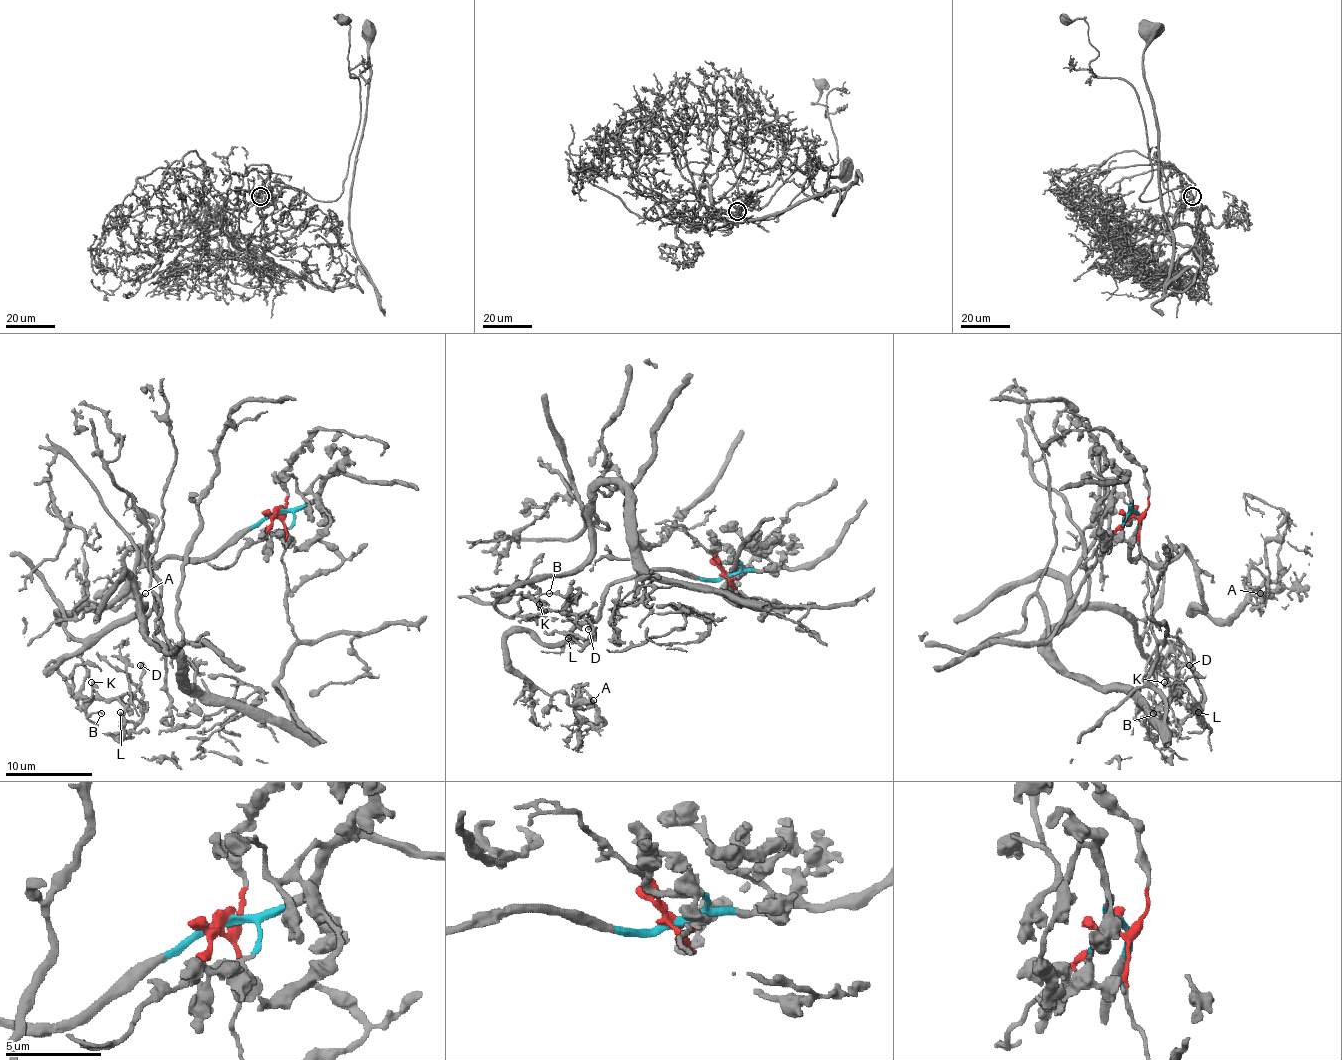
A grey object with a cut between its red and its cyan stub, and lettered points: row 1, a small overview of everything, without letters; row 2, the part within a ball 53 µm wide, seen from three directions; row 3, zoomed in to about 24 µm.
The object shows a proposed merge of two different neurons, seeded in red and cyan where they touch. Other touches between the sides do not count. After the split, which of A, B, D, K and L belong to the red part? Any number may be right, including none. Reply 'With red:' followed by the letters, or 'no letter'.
With red: B, D, K, L

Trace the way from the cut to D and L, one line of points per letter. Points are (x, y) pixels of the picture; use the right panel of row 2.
D: (1135, 512), (1161, 721), (1044, 651), (1083, 610), (1114, 608), (1157, 668), (1175, 664), (1172, 699), (1190, 664)
L: (1135, 512), (1164, 718), (1044, 651), (1083, 610), (1114, 608), (1198, 712)

